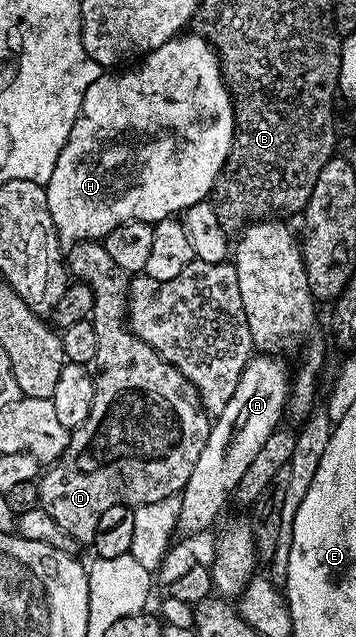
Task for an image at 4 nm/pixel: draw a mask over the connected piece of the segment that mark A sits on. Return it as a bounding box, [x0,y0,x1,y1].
[178,356,293,534]

